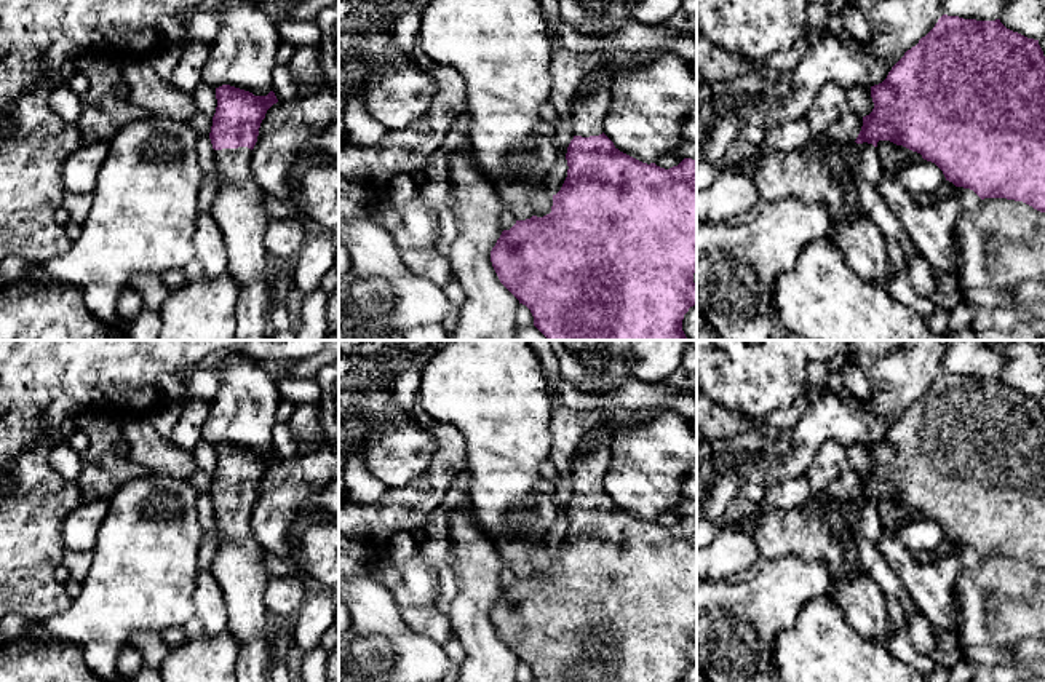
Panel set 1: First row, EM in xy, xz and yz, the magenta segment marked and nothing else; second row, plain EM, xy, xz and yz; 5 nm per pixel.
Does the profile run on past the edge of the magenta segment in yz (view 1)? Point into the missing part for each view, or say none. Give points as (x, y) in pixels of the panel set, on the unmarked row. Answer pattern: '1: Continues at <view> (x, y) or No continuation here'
1: No continuation here

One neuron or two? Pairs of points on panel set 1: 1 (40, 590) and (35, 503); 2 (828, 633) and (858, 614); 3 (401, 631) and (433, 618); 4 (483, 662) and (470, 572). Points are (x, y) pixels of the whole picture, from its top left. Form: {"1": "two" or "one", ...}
{"1": "one", "2": "two", "3": "two", "4": "one"}

